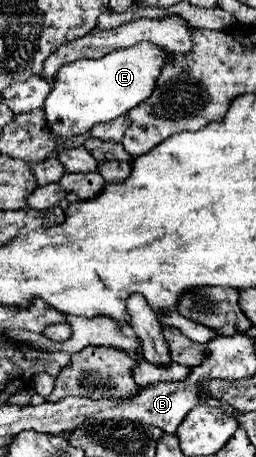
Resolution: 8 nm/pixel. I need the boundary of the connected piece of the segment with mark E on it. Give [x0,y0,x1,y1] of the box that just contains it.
[44,42,172,138]

